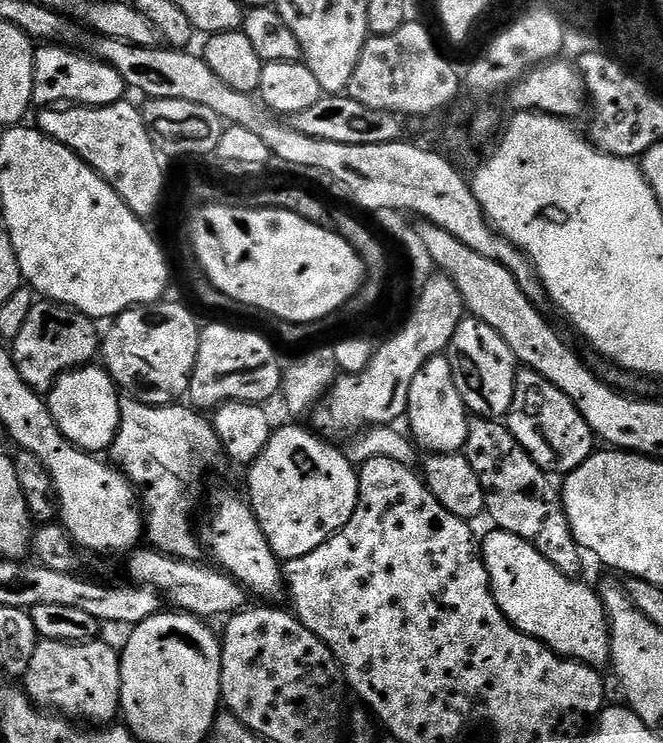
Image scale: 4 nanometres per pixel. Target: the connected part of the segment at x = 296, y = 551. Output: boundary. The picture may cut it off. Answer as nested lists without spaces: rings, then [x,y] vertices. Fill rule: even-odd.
[[[288,424],[285,428],[277,427],[270,442],[266,442],[266,450],[262,450],[262,454],[258,454],[256,461],[247,469],[246,499],[252,506],[257,522],[262,526],[262,534],[266,534],[266,542],[270,542],[270,550],[274,550],[281,562],[302,558],[302,554],[318,550],[322,542],[326,542],[337,530],[350,522],[358,506],[360,477],[357,465],[332,444],[335,443],[329,442],[308,426],[299,428],[296,424]]]

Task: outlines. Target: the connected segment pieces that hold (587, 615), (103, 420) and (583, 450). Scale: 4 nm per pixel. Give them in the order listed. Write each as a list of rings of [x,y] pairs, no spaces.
[[[492,530],[482,540],[484,565],[490,574],[492,593],[502,614],[519,632],[534,637],[559,656],[579,660],[597,670],[610,660],[608,614],[595,587],[579,584],[579,579],[563,576],[529,540],[509,532]]]
[[[85,366],[67,372],[56,379],[56,385],[47,393],[46,399],[58,430],[69,442],[93,454],[104,454],[111,449],[120,425],[122,396],[107,368]]]
[[[520,370],[516,374],[516,389],[512,405],[506,417],[508,428],[514,438],[530,454],[530,458],[543,472],[567,474],[573,472],[594,451],[594,437],[590,426],[578,414],[574,402],[558,390],[542,374],[531,370]]]

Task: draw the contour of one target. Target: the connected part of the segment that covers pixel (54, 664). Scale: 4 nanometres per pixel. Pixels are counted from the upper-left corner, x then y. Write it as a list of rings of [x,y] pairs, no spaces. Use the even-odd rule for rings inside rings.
[[[104,638],[87,640],[84,644],[41,639],[34,650],[34,658],[30,658],[22,684],[28,699],[37,706],[47,706],[76,722],[89,720],[92,726],[108,726],[120,712],[120,652],[112,649]]]

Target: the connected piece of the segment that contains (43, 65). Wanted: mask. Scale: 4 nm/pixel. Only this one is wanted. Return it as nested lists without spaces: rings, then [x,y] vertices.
[[[40,46],[35,49],[33,105],[40,108],[64,105],[97,108],[117,104],[125,96],[126,85],[122,74],[118,74],[118,70],[109,64],[103,64],[83,51],[63,46]]]

